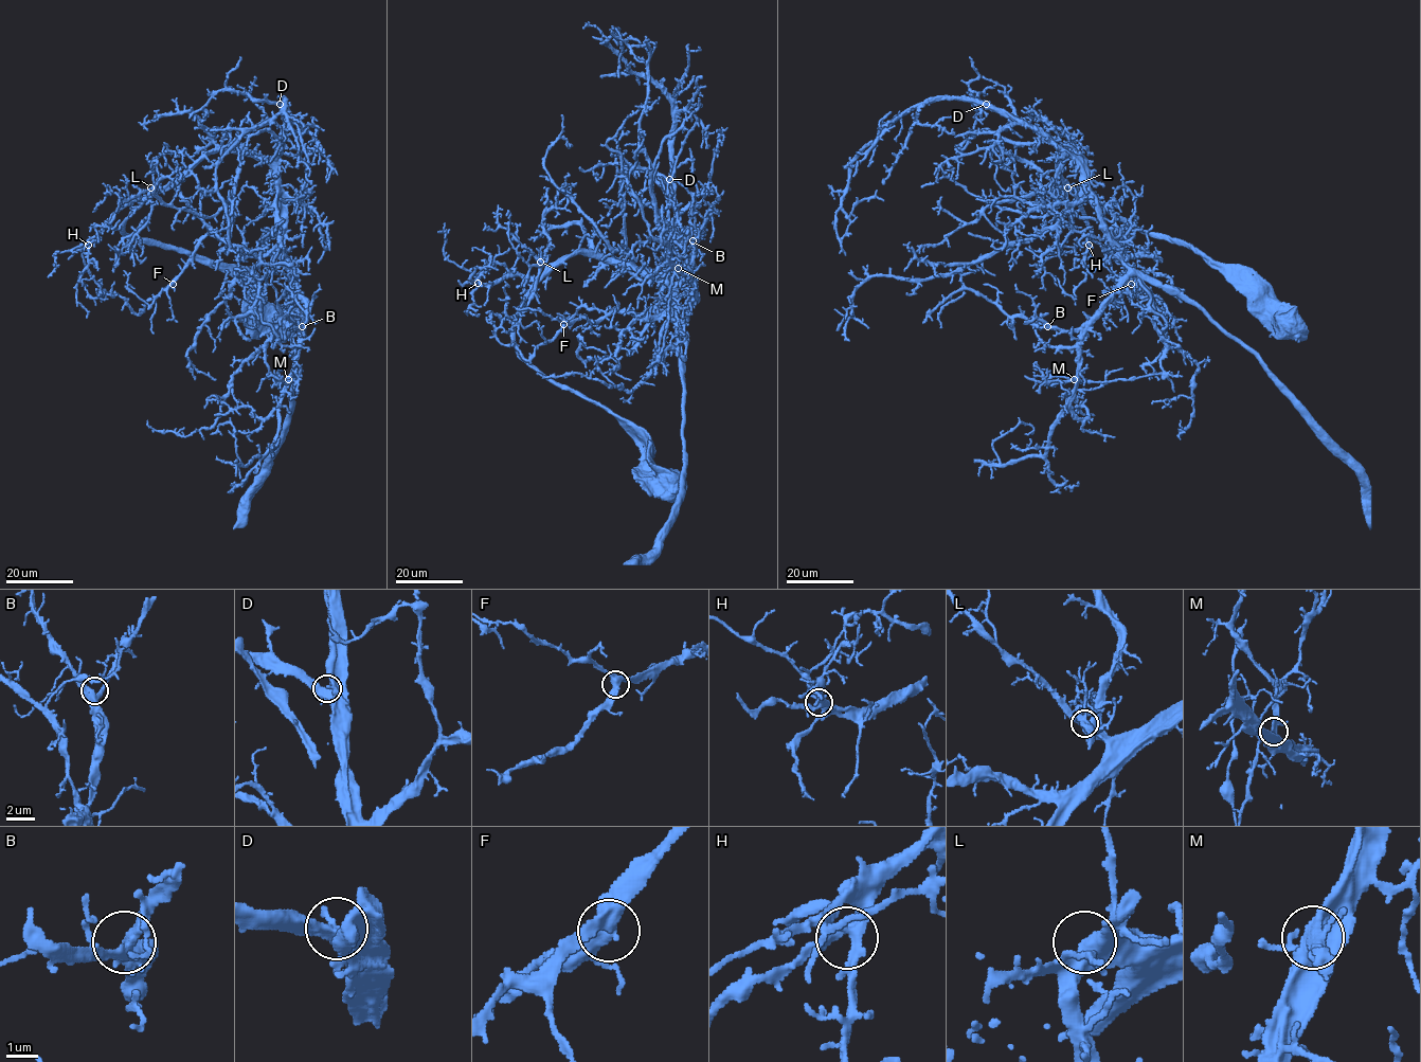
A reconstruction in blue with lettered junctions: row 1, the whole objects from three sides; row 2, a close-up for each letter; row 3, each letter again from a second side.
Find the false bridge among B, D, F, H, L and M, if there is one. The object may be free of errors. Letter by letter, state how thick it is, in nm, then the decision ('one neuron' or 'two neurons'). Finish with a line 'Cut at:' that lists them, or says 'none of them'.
B: 240 nm thick; one neuron
D: 550 nm thick; one neuron
F: 400 nm thick; one neuron
H: 320 nm thick; one neuron
L: 480 nm thick; one neuron
M: 320 nm thick; one neuron
Cut at: none of them

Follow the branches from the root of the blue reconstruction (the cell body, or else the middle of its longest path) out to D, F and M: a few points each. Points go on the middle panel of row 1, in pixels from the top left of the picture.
D: (666, 482), (647, 440), (519, 354), (515, 319), (526, 294), (577, 253), (661, 273), (675, 221), (669, 179)
F: (666, 482), (647, 440), (519, 354), (515, 319), (577, 253), (668, 282), (670, 304), (653, 319), (563, 324)
M: (666, 482), (647, 440), (519, 354), (515, 319), (590, 253), (666, 280), (682, 322), (696, 285), (678, 268)

